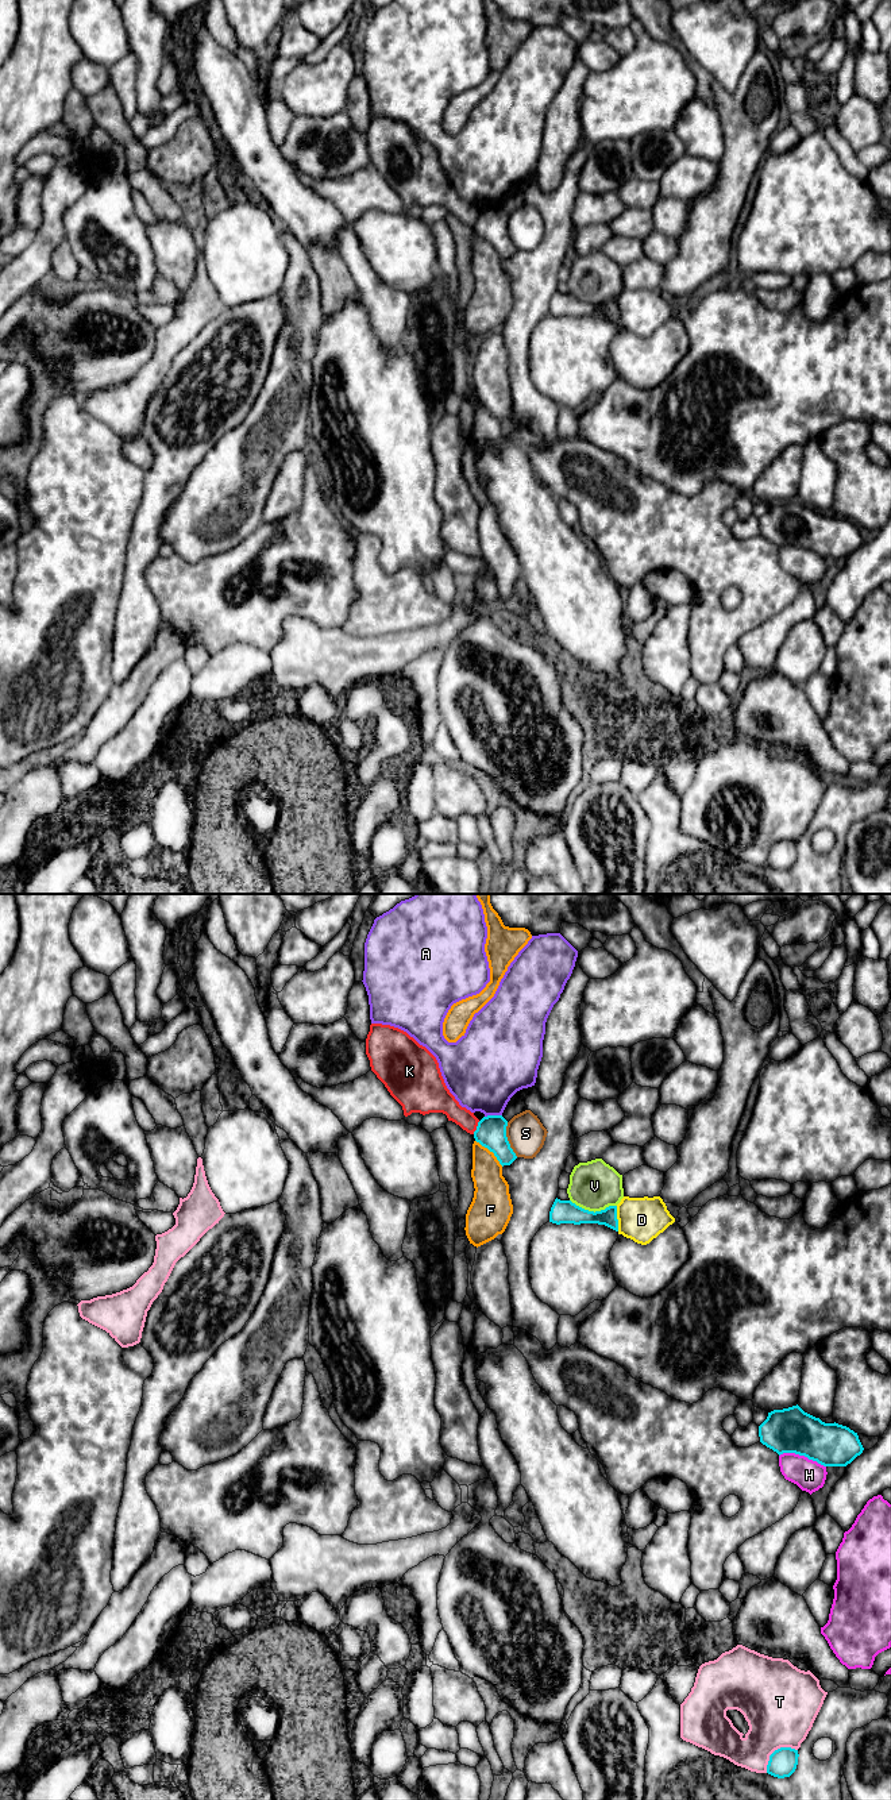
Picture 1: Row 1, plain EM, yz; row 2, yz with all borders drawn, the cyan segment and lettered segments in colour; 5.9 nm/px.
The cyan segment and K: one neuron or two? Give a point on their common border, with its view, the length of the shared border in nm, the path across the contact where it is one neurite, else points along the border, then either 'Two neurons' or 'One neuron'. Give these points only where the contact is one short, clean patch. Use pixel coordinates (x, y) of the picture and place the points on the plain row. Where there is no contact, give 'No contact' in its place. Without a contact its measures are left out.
Touches cyan at yz (477, 220). Shared border 90 nm. Boundary: yz (479, 214), (473, 226). Two neurons

